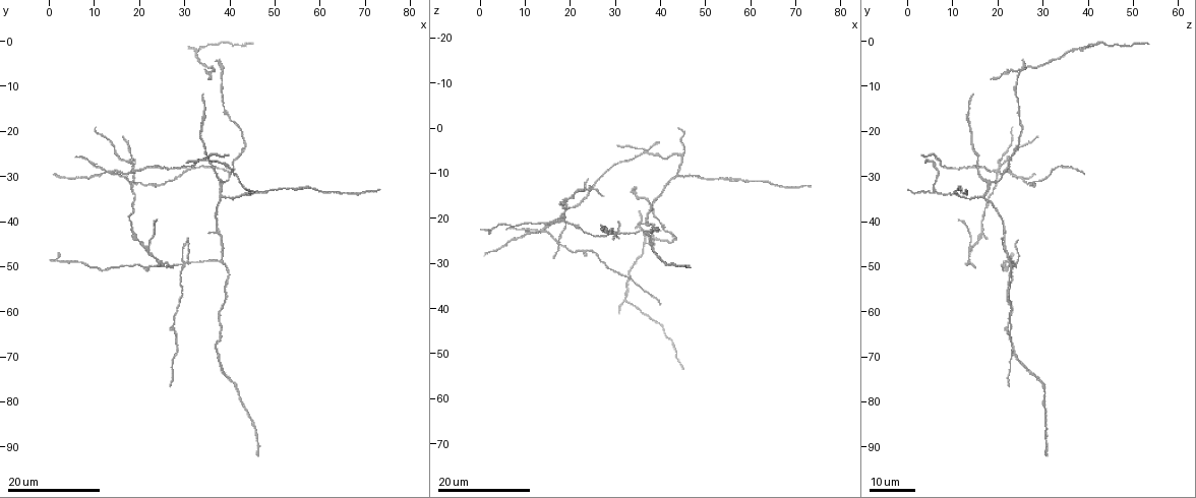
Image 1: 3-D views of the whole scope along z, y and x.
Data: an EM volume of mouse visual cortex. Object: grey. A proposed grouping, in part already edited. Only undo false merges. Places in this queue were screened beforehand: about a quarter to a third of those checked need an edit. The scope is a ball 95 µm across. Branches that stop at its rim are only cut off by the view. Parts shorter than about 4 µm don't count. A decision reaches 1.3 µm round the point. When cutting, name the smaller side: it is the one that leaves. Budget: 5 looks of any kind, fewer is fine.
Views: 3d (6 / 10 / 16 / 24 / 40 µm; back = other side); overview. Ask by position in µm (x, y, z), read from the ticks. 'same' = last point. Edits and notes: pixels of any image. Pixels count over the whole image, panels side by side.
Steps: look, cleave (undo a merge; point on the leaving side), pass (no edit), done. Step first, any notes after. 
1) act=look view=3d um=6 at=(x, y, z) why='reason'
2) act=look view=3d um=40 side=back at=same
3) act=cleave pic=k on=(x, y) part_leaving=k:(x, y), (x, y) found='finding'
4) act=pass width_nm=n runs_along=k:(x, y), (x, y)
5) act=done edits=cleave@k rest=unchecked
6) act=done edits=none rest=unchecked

act=look view=3d um=24 at=(38.0, 31.0, 17.5) why='thin arm on a thick one'

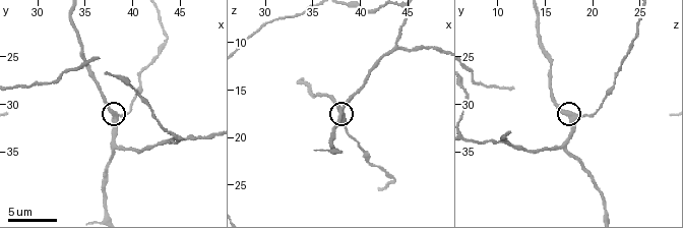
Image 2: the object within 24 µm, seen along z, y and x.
act=look view=3d um=10 at=(38.0, 31.2, 17.4) why='closer look'

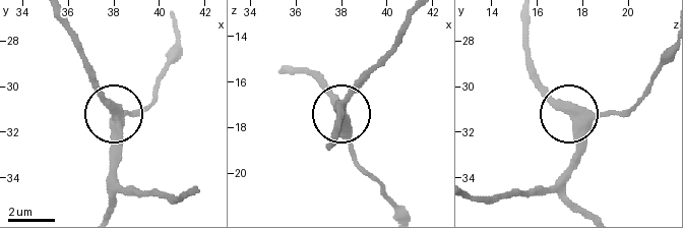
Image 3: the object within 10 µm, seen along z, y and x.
act=pass width_nm=370 runs_along=3:(189, 193), (166, 198), (120, 181), (114, 111), (86, 72) found='all the same neuron'

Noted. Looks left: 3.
act=look view=3d um=16 at=(18.5, 27.5, 20.5) why='small branch off a trunk'

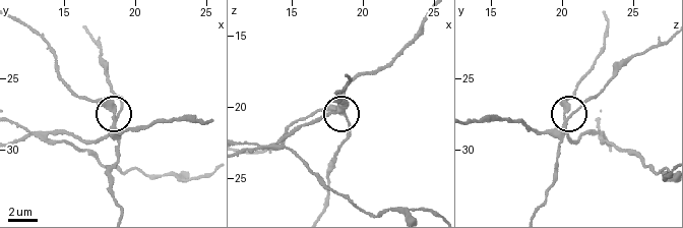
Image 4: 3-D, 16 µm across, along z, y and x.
act=look view=3d um=10 at=(18.6, 27.4, 20.6)

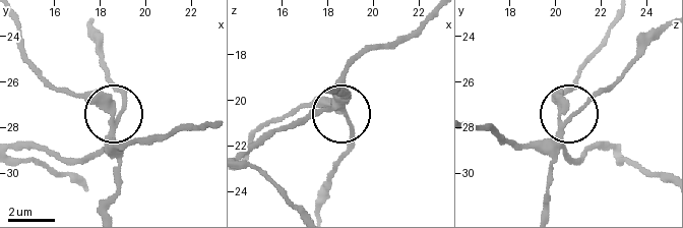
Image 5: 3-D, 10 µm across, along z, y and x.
act=cleave pic=5 on=(126, 98) arms=3 part_leaving=5:(113, 112), (111, 133), (89, 154), (66, 157), (19, 148) found='a second neuron is stuck on'

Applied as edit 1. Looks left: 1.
act=done edits=cleave@5 rest=unchecked

